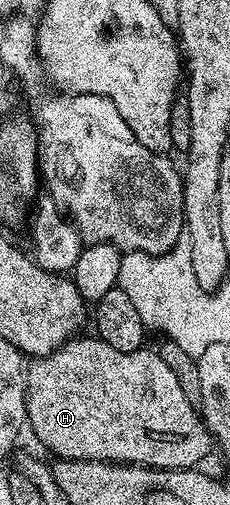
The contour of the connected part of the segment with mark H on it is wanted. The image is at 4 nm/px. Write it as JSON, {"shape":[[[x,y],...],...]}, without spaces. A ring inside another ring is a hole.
{"shape":[[[73,336],[64,342],[54,352],[47,354],[45,358],[37,358],[29,361],[26,366],[26,385],[28,387],[28,395],[26,396],[26,408],[28,409],[28,426],[30,430],[36,433],[36,438],[49,450],[50,453],[56,454],[60,460],[94,460],[95,462],[119,462],[121,464],[135,464],[138,466],[155,466],[158,470],[190,470],[201,465],[200,461],[208,454],[208,449],[213,449],[214,443],[212,435],[204,427],[204,419],[200,417],[197,407],[190,404],[190,400],[186,400],[186,395],[182,392],[182,387],[178,385],[178,376],[174,376],[174,372],[170,372],[170,364],[166,364],[166,360],[162,360],[162,356],[155,349],[141,348],[134,352],[118,352],[118,348],[110,348],[110,344],[106,344],[99,336],[91,336],[92,338],[80,338],[81,336]]]}

